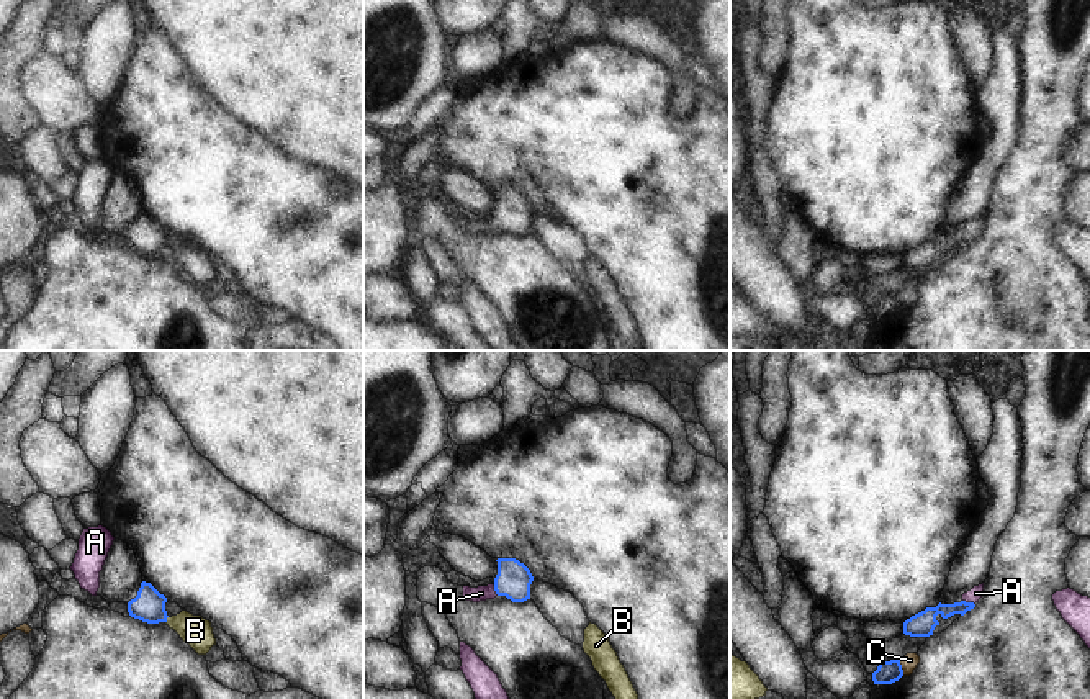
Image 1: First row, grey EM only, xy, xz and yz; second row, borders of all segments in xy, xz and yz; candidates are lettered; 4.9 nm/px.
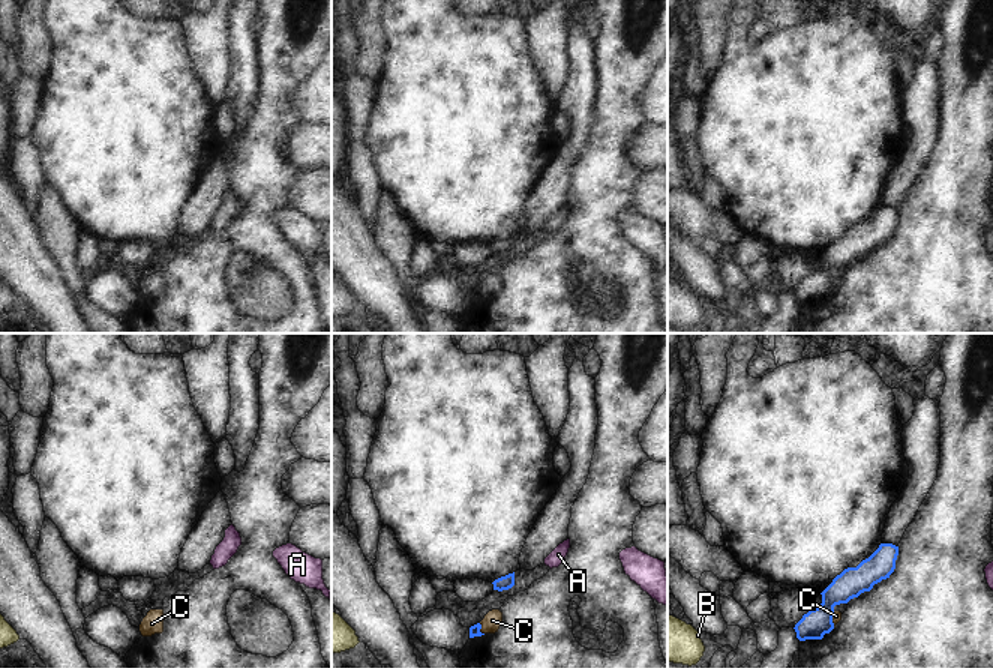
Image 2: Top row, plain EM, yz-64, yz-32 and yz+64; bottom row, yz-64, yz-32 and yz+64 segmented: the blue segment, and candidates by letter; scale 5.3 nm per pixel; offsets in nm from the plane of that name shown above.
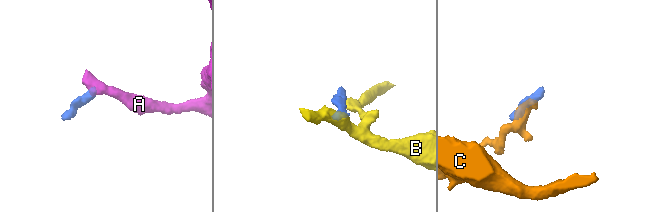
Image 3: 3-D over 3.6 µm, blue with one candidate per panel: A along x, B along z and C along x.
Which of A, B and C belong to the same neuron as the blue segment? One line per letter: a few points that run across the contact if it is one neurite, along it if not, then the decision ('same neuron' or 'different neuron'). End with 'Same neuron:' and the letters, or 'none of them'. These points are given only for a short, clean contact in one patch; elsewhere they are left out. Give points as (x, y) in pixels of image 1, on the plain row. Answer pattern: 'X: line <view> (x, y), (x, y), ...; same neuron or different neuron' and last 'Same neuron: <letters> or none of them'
A: line yz (923, 256), (938, 243), (969, 236), (976, 226); same neuron
B: line xy (167, 249), (166, 256); different neuron
C: line yz (899, 293), (904, 308); different neuron
Same neuron: A

